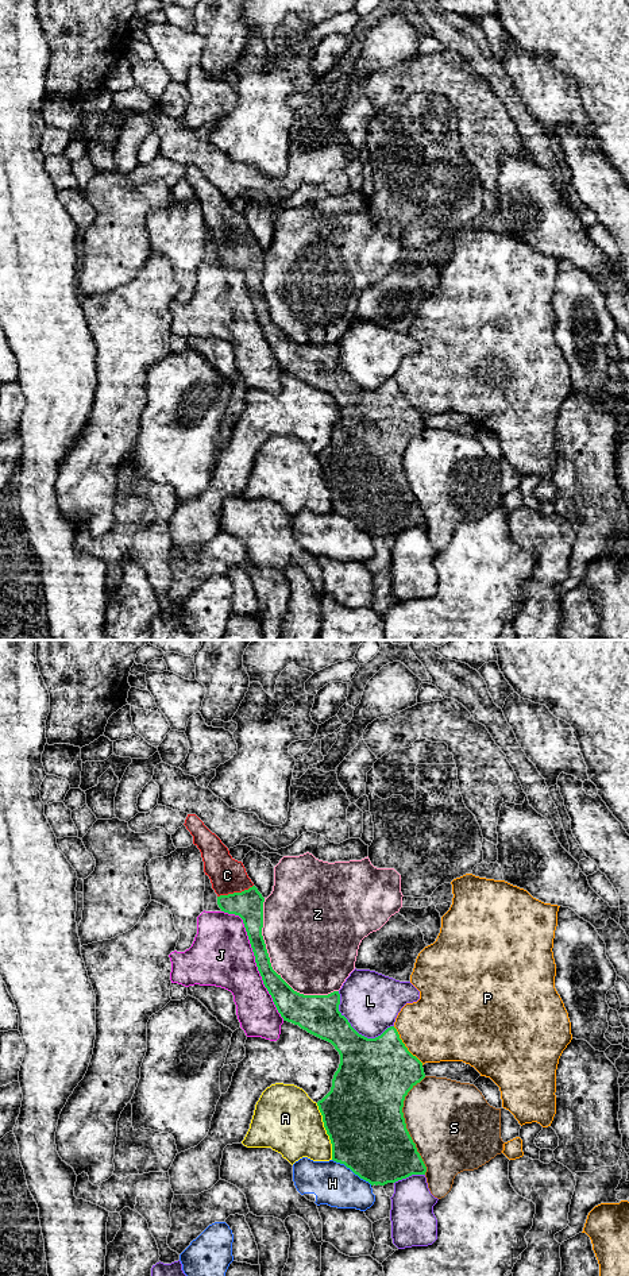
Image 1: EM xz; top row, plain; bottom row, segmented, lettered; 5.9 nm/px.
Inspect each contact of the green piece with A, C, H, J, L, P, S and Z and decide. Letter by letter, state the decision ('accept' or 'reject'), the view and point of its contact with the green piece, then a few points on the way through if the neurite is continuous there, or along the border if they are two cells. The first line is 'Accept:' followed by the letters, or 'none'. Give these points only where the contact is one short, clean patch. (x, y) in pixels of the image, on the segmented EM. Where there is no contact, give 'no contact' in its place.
Accept: C
A: reject; meets green in xz at (327, 1132)
C: accept; meets green in xz at (235, 893); runs through xz (249, 905), (235, 893), (227, 875)
H: reject; meets green in xz at (352, 1171); border along xz (332, 1159), (343, 1163), (371, 1184)
J: reject; meets green in xz at (255, 960)
L: reject; meets green in xz at (354, 1029)
P: reject; meets green in xz at (404, 1045); border along xz (393, 1026), (404, 1045), (423, 1064)
S: reject; meets green in xz at (405, 1125)
Z: reject; meets green in xz at (270, 966)

